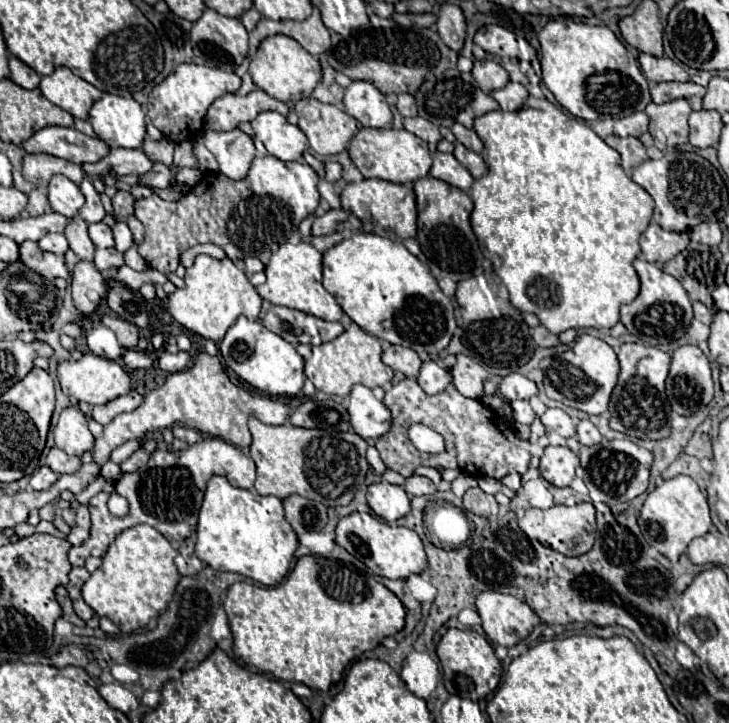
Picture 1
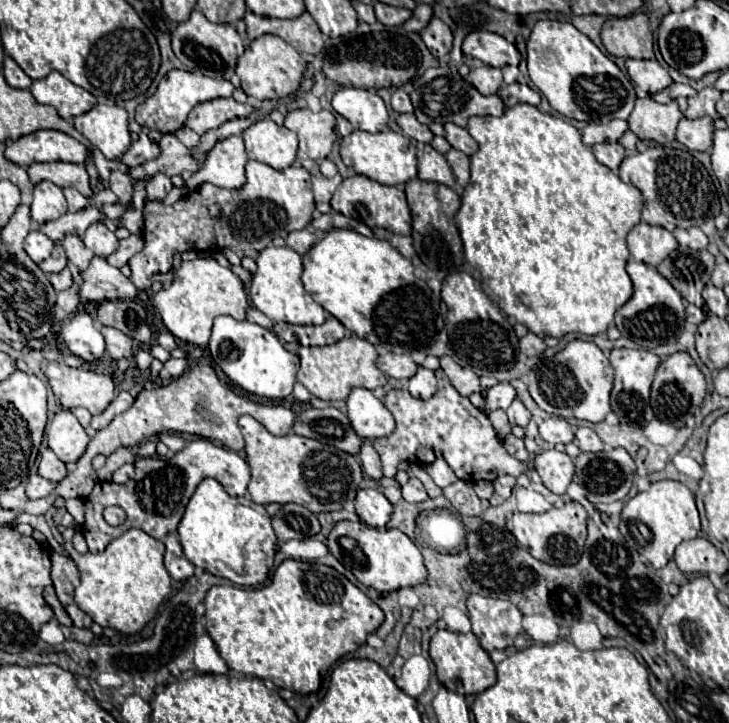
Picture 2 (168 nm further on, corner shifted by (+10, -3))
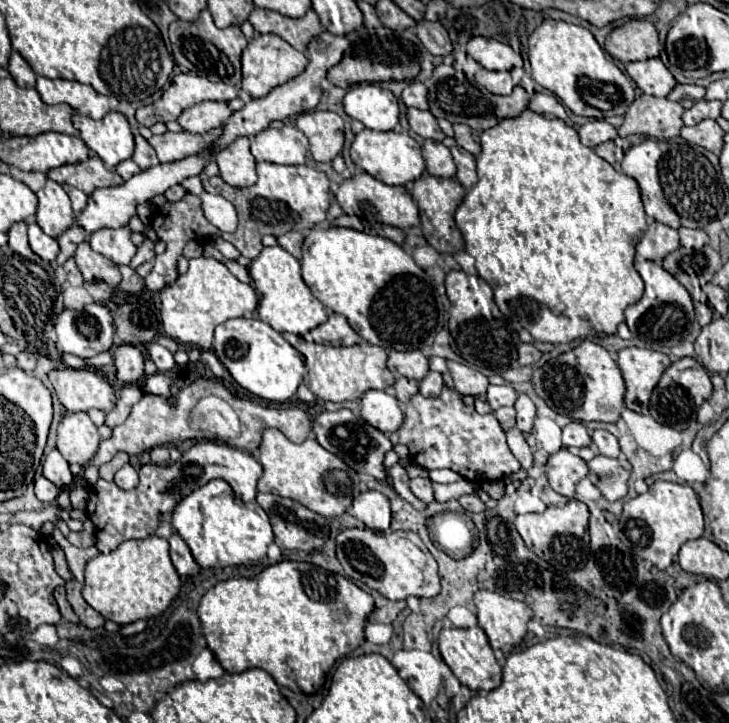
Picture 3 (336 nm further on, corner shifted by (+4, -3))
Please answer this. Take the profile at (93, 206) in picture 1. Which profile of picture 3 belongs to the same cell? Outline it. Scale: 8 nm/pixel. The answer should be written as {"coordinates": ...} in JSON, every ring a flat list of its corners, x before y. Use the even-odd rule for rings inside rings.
{"coordinates":[[64,185,64,191,68,193,68,197,70,197,70,201,72,201,72,209,74,209,74,213,80,213,80,211,86,207,88,195,82,193,82,191,76,189,76,187,70,187,70,185]]}

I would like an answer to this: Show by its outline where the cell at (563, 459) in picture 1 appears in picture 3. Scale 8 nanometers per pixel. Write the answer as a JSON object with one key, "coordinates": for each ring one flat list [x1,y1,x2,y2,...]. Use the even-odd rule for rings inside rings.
{"coordinates":[[562,447,560,451,548,457,546,475,548,475,550,487,556,493,564,497,572,497,576,483,588,475,588,467,578,455,572,455,566,447]]}

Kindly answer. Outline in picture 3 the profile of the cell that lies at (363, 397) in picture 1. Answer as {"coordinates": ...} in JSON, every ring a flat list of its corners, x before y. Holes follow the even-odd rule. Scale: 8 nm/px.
{"coordinates":[[366,391,360,399,360,407,360,417,382,433,394,433,404,421,398,399,388,395,386,391]]}

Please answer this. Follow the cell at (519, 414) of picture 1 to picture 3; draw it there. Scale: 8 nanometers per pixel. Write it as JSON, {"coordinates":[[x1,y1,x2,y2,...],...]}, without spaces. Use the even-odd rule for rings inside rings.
{"coordinates":[[520,395,516,405,514,405,518,417,516,417,516,427,522,431,522,433,530,433,532,431,532,425,534,425,534,419,536,419,536,407,532,403,532,399,528,395]]}

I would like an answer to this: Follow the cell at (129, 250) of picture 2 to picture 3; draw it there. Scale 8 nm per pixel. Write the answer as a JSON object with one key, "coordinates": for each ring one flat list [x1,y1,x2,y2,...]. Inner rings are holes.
{"coordinates":[[144,237,142,245,138,247,136,255,134,255,134,257,132,257,132,261,130,261,130,267,132,267,132,269,136,269,138,265,142,265,144,261,150,261,152,257,154,257,154,241,152,241,152,239,148,239,148,237]]}

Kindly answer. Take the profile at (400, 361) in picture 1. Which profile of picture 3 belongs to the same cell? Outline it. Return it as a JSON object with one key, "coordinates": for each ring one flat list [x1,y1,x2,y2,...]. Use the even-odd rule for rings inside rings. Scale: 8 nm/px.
{"coordinates":[[391,349,388,353,387,366,394,375,402,375,408,379,422,381,426,377,428,369,428,359,420,353,419,349,410,351,396,351]]}

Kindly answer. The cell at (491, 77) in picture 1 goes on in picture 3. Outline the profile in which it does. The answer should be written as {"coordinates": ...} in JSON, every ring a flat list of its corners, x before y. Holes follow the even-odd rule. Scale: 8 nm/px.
{"coordinates":[[480,69,476,73,476,81,494,95,510,95,512,89,514,89,514,83,512,83,512,77,510,77,508,71]]}

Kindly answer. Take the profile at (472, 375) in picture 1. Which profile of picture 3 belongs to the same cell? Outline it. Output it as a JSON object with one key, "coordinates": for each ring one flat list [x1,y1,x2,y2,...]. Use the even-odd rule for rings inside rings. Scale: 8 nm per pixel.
{"coordinates":[[448,361,448,369,450,369,450,375,454,379,454,387,462,395,472,395,472,397,486,395,488,379,478,369,466,367,466,365,456,363,456,361]]}

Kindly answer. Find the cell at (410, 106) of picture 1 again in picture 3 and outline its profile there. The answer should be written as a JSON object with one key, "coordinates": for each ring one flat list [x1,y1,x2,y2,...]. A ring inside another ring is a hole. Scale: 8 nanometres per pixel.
{"coordinates":[[410,83,402,91,402,103,406,107,416,107,416,109,428,109,428,97,426,97,426,87,422,83]]}

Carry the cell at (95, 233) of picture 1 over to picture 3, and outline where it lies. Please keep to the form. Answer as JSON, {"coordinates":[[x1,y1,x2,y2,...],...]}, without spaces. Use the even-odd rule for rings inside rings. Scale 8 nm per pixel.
{"coordinates":[[100,229,90,237,90,245,94,251,102,253,116,265,130,263,136,253,136,245,130,241,130,229]]}

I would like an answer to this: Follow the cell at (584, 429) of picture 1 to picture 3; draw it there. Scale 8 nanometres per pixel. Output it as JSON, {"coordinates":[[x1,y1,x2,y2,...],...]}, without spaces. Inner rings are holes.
{"coordinates":[[596,429,592,433,592,443,598,449,598,453,602,453,606,457,620,457,620,447,618,447,618,441,612,433]]}

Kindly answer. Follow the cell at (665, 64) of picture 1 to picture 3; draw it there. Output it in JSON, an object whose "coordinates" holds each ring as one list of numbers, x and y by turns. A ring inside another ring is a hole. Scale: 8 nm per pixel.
{"coordinates":[[658,57,628,63,626,73,646,95,654,95,654,97,666,97,676,85,674,75,666,69,666,65]]}

